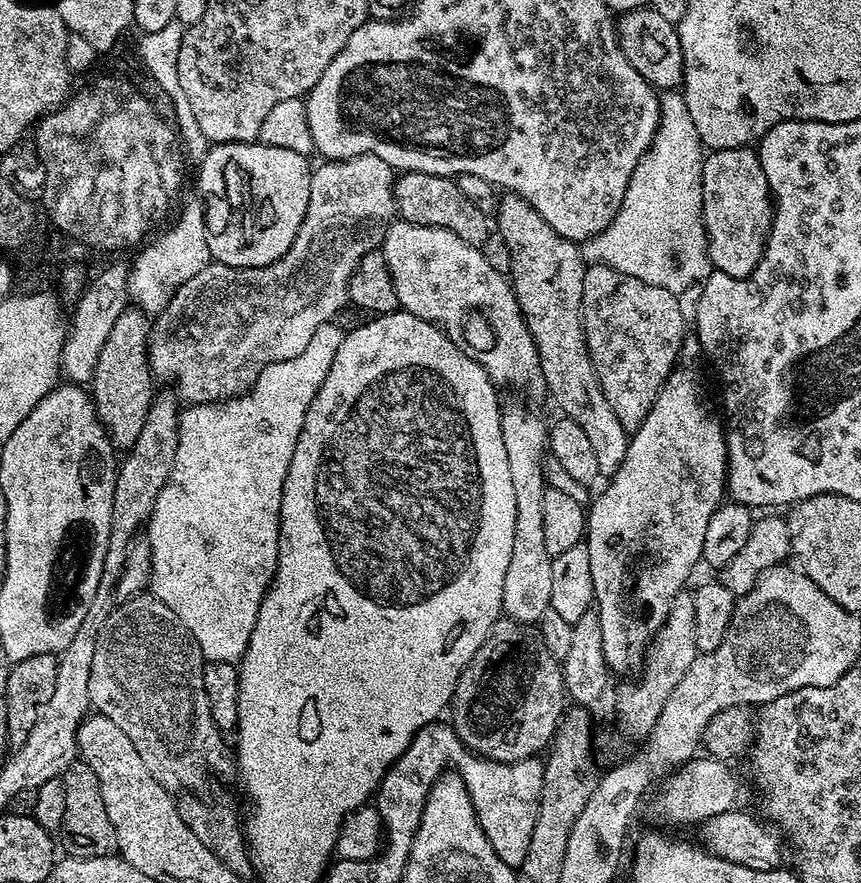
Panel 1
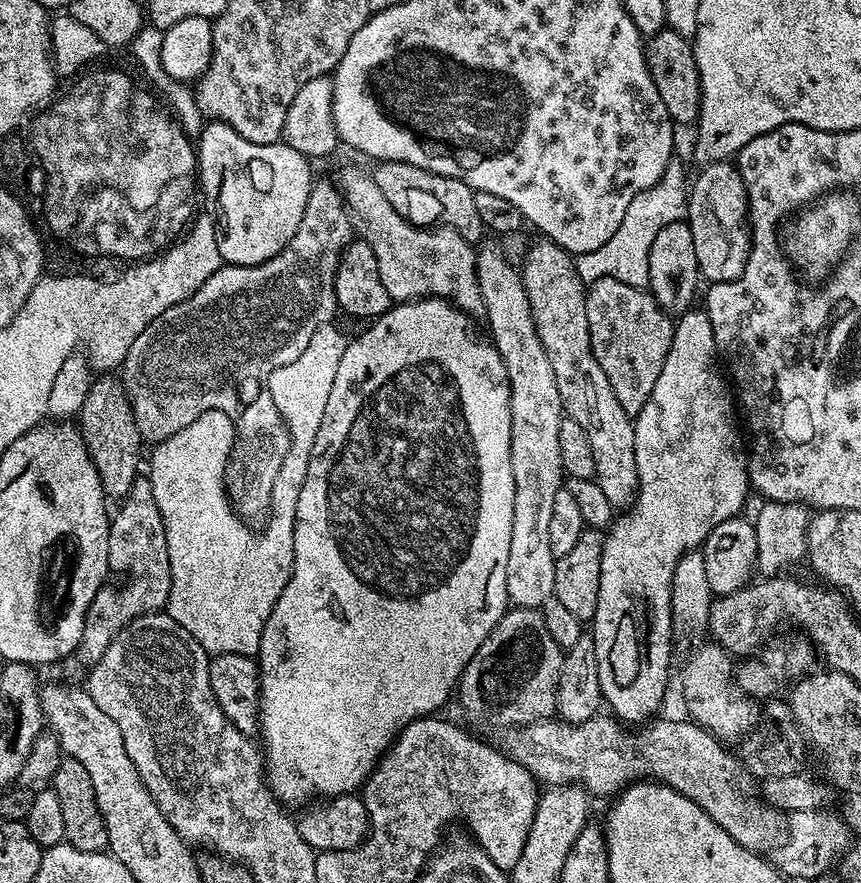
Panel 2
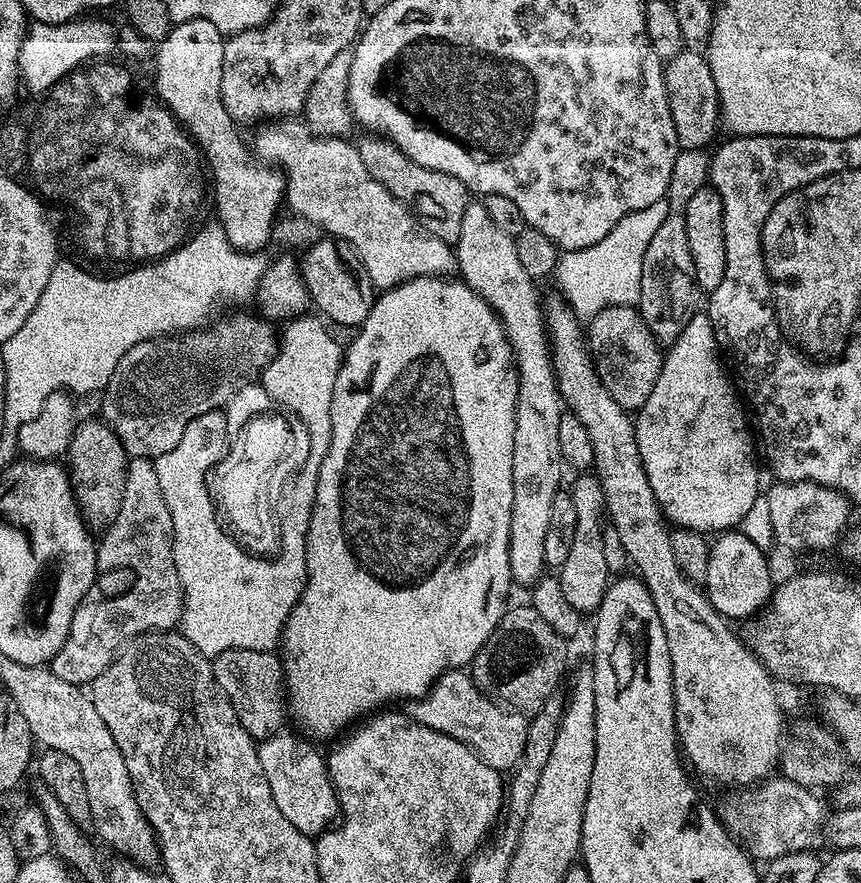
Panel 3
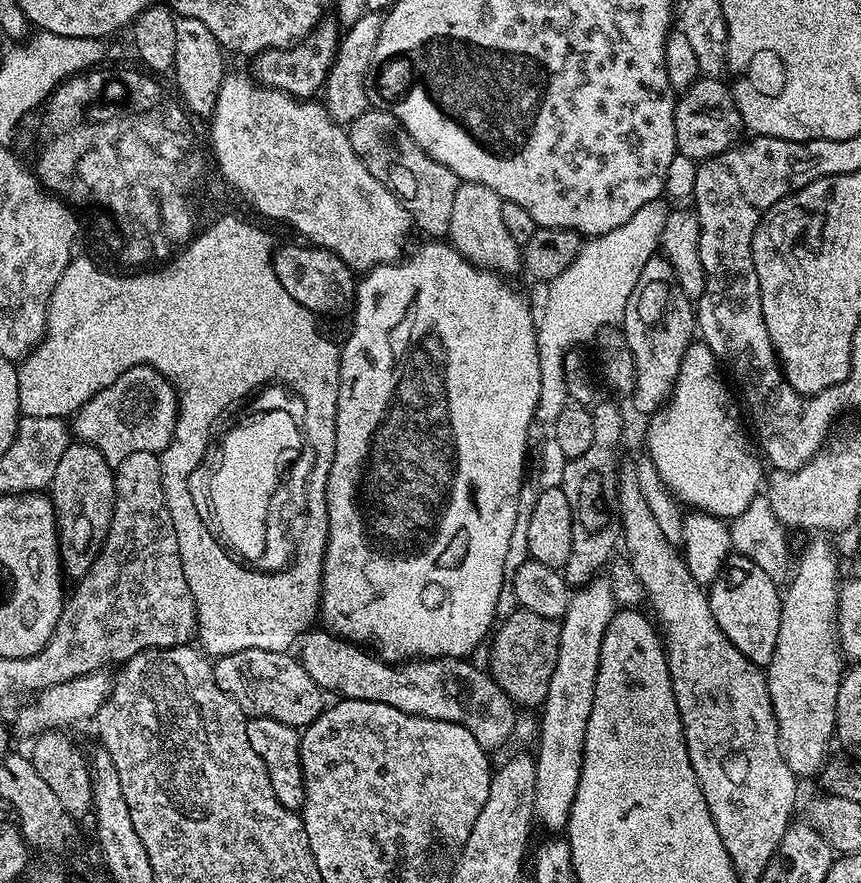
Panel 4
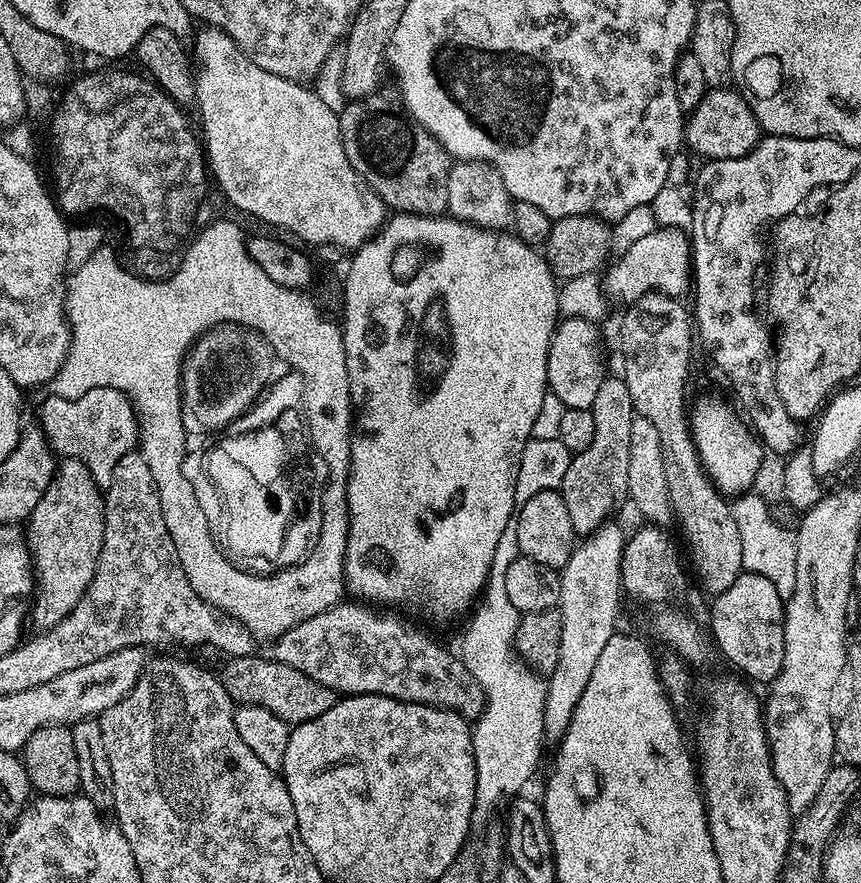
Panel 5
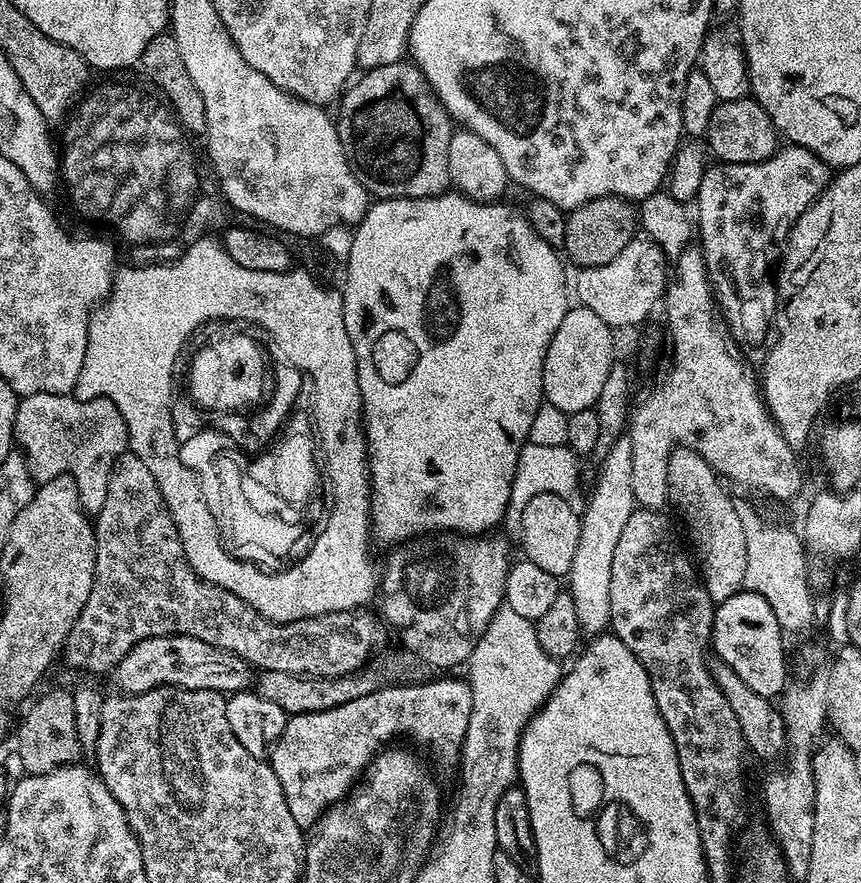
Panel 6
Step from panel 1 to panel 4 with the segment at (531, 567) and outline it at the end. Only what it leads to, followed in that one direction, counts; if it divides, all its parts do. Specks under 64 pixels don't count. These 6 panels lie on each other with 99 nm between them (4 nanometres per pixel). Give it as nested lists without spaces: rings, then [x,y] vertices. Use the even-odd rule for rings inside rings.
[[[478,182],[460,183],[458,194],[454,194],[447,239],[471,264],[491,268],[493,272],[501,274],[519,273],[522,268],[522,245],[510,238],[510,233],[502,222],[503,205],[500,195],[490,190],[490,186],[482,186]]]

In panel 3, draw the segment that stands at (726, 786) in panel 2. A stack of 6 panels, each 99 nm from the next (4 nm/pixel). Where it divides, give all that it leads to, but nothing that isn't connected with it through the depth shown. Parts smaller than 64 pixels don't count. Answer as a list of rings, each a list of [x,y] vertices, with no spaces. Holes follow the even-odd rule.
[[[467,671],[443,672],[428,688],[426,695],[407,705],[406,712],[414,722],[462,742],[479,754],[486,766],[501,774],[512,770],[522,758],[529,717],[493,700],[491,696],[485,696]],[[776,774],[737,792],[740,793],[718,808],[718,820],[727,835],[739,842],[753,861],[769,862],[791,852],[807,852],[816,848],[820,836],[822,840],[826,815],[824,804],[813,789],[798,786],[798,782],[790,782],[783,774]]]

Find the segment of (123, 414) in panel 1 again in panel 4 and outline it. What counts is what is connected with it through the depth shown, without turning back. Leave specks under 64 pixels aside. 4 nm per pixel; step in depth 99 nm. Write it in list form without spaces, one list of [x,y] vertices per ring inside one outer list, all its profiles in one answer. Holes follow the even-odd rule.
[[[79,442],[69,443],[66,454],[62,454],[62,458],[58,462],[58,466],[54,469],[54,478],[50,485],[50,499],[52,501],[52,509],[56,515],[56,536],[60,540],[60,563],[65,577],[71,578],[73,581],[79,582],[87,572],[92,569],[92,563],[98,558],[100,547],[104,544],[106,534],[110,530],[110,522],[114,514],[114,502],[116,501],[116,478],[114,475],[113,465],[106,462],[106,458],[94,446],[89,444],[81,444]]]

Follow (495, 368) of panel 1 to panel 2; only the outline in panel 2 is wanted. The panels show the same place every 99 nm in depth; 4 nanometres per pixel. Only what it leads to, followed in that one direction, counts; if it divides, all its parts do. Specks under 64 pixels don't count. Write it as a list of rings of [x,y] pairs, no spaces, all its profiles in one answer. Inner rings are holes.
[[[348,168],[338,179],[338,187],[350,217],[350,223],[365,240],[378,258],[378,274],[382,274],[382,286],[393,302],[411,302],[425,298],[447,300],[449,304],[469,314],[484,311],[482,294],[476,277],[476,254],[473,245],[452,228],[433,226],[417,228],[404,220],[390,202],[386,202],[382,190],[374,186],[371,175],[360,168]]]

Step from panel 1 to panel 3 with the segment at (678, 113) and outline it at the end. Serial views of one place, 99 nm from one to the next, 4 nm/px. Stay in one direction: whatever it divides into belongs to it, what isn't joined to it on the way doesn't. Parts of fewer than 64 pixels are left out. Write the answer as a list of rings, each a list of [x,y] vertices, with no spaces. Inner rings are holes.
[[[664,200],[646,206],[646,210],[626,214],[626,218],[622,218],[622,222],[618,222],[618,226],[614,226],[606,238],[602,238],[602,242],[565,251],[557,259],[554,280],[560,283],[559,295],[572,308],[573,315],[587,322],[603,308],[637,303],[642,282],[642,258],[645,257],[647,243],[657,233],[667,214],[668,203]]]

